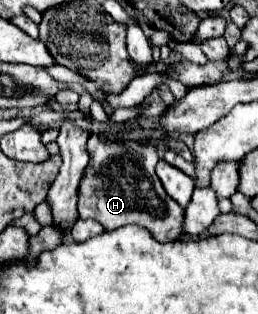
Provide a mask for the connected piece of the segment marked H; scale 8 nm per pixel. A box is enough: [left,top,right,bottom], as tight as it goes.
[79,142,185,242]

